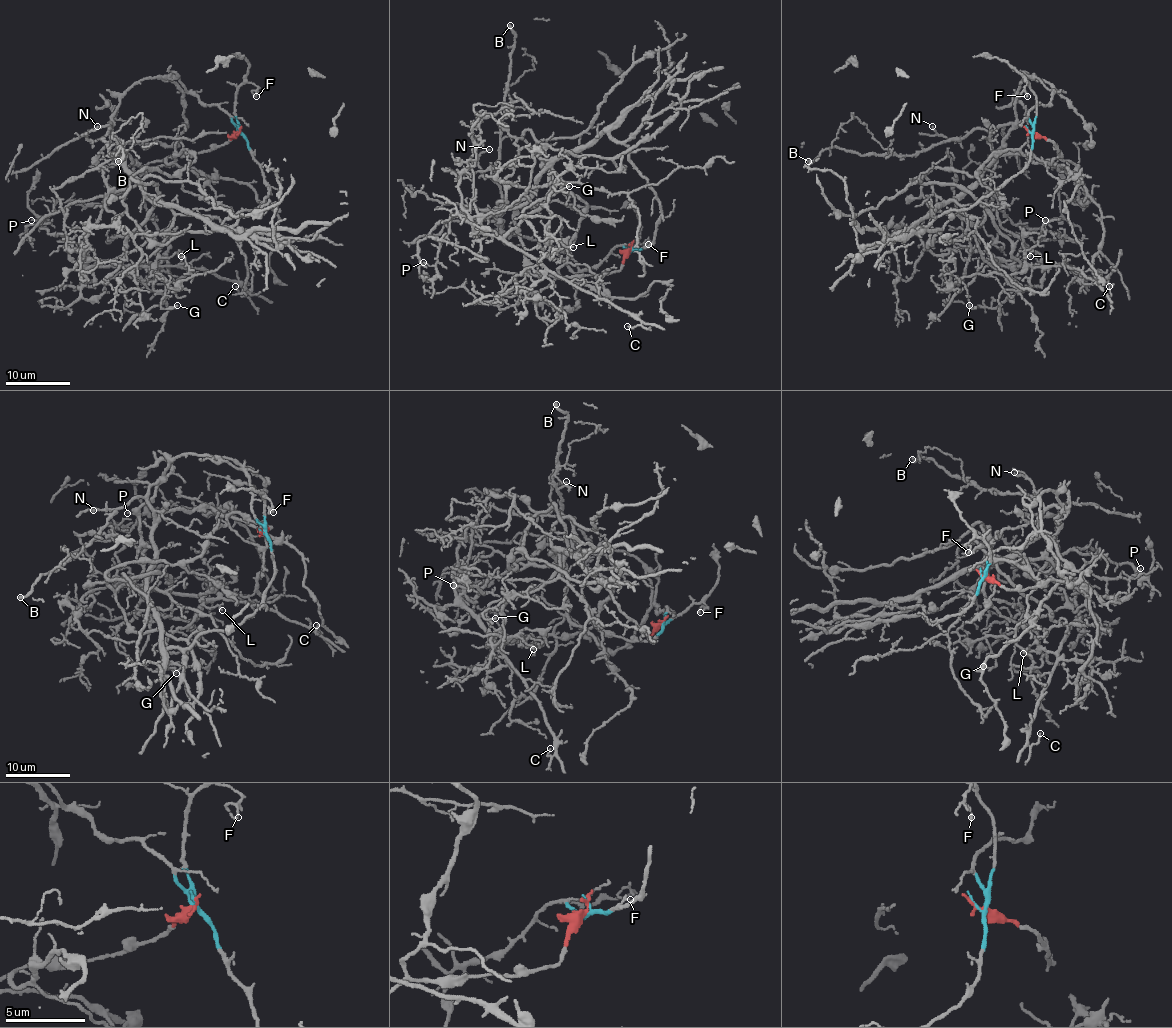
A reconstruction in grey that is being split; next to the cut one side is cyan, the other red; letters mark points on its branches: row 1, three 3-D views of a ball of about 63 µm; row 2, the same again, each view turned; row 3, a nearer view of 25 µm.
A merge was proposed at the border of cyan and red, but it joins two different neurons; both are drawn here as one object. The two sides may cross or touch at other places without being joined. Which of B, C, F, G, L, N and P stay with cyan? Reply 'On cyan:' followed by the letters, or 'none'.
On cyan: B, F, N

